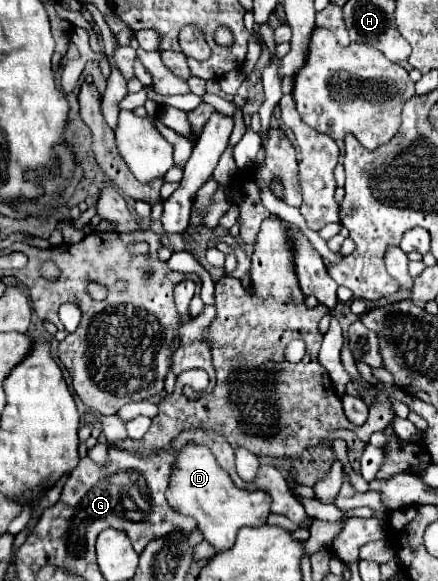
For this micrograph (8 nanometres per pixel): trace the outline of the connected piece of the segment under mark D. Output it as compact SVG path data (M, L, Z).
M189 444L181 450L167 490L167 502L181 514L193 516L197 520L203 538L211 542L217 552L233 546L239 528L243 526L263 526L270 514L271 498L266 492L247 492L237 488L229 474L215 462L215 456L205 446Z

